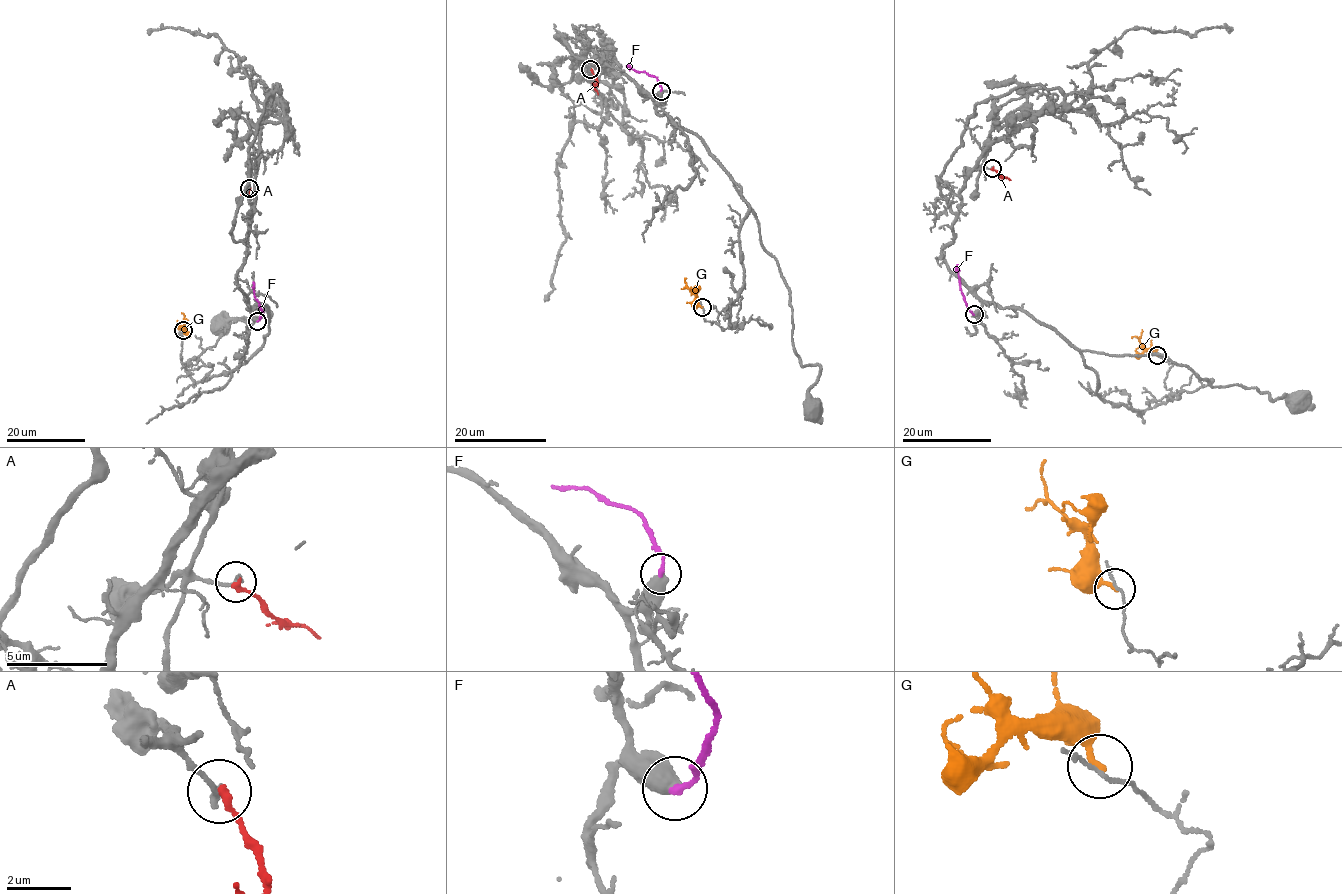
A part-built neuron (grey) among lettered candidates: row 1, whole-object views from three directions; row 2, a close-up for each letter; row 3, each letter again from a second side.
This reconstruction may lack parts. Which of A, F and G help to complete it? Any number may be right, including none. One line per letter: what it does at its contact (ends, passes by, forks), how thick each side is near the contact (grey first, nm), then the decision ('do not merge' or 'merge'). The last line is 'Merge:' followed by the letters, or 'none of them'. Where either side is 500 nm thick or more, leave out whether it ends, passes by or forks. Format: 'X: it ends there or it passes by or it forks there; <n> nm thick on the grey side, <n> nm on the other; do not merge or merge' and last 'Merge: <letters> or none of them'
A: it ends there; 240 nm thick on the grey side, 260 nm on the other; do not merge
F: 600 nm thick on the grey side, 190 nm on the other; do not merge
G: it ends there; 100 nm thick on the grey side, 200 nm on the other; do not merge
Merge: none of them

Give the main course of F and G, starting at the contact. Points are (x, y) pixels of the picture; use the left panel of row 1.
F: (257, 321), (261, 311), (253, 282)
G: (183, 330), (181, 312)

